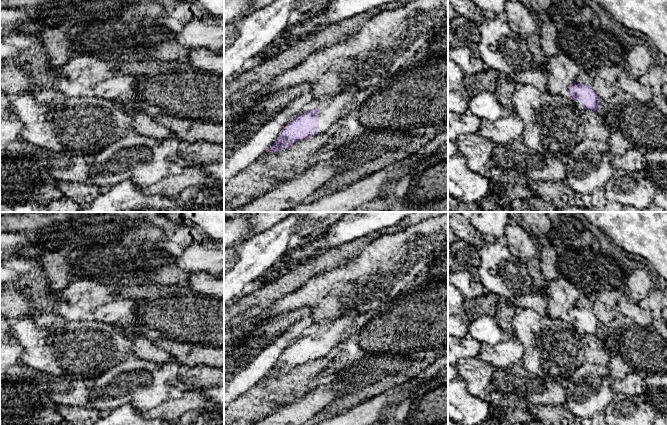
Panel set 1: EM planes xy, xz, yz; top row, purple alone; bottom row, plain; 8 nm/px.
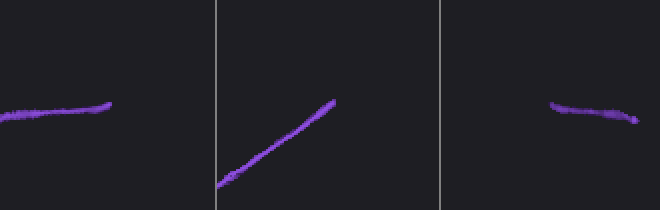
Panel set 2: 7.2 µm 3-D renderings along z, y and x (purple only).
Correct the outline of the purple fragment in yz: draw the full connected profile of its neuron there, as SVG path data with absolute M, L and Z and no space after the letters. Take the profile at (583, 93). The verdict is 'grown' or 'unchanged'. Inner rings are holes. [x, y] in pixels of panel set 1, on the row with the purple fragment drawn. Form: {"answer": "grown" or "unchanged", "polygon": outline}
{"answer": "grown", "polygon": "M574 82L568 88L568 96L575 102L581 110L591 110L598 112L601 100L593 87L579 82Z"}

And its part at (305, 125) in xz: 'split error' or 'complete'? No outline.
split error

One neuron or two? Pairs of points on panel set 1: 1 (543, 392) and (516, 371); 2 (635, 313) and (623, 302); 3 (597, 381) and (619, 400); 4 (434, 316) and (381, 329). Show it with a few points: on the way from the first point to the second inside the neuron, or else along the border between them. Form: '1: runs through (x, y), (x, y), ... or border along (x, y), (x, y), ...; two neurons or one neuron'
1: runs through (536, 391), (523, 378); one neuron
2: runs through (632, 310), (626, 305); one neuron
3: border along (615, 394), (603, 412); two neurons
4: runs through (421, 320), (407, 323), (398, 329), (394, 329); one neuron

